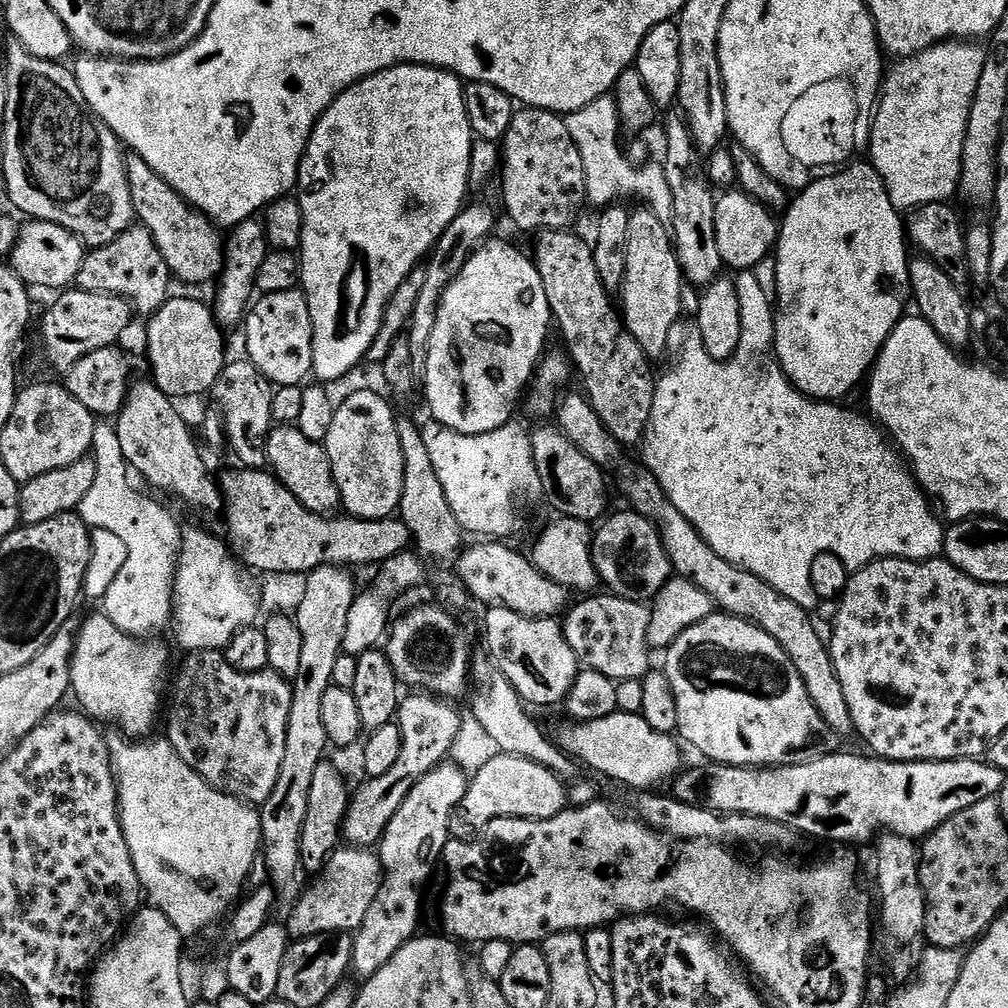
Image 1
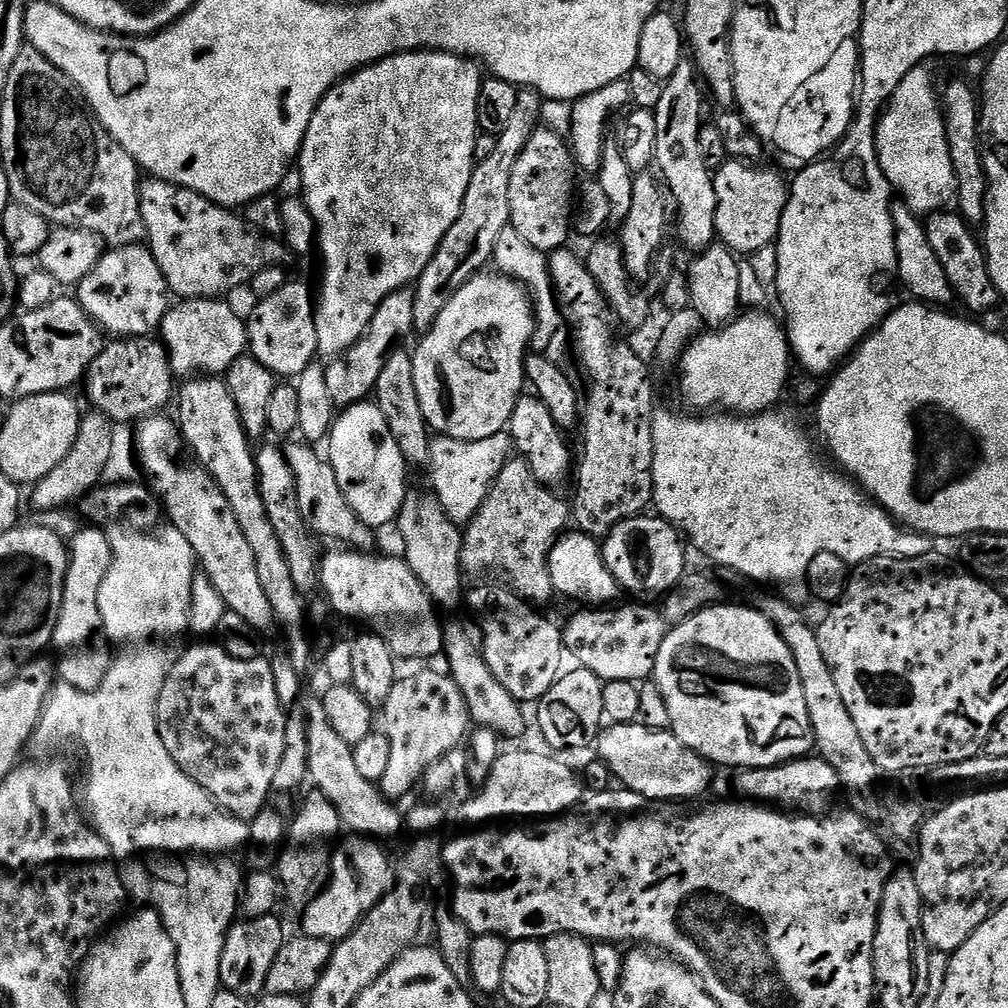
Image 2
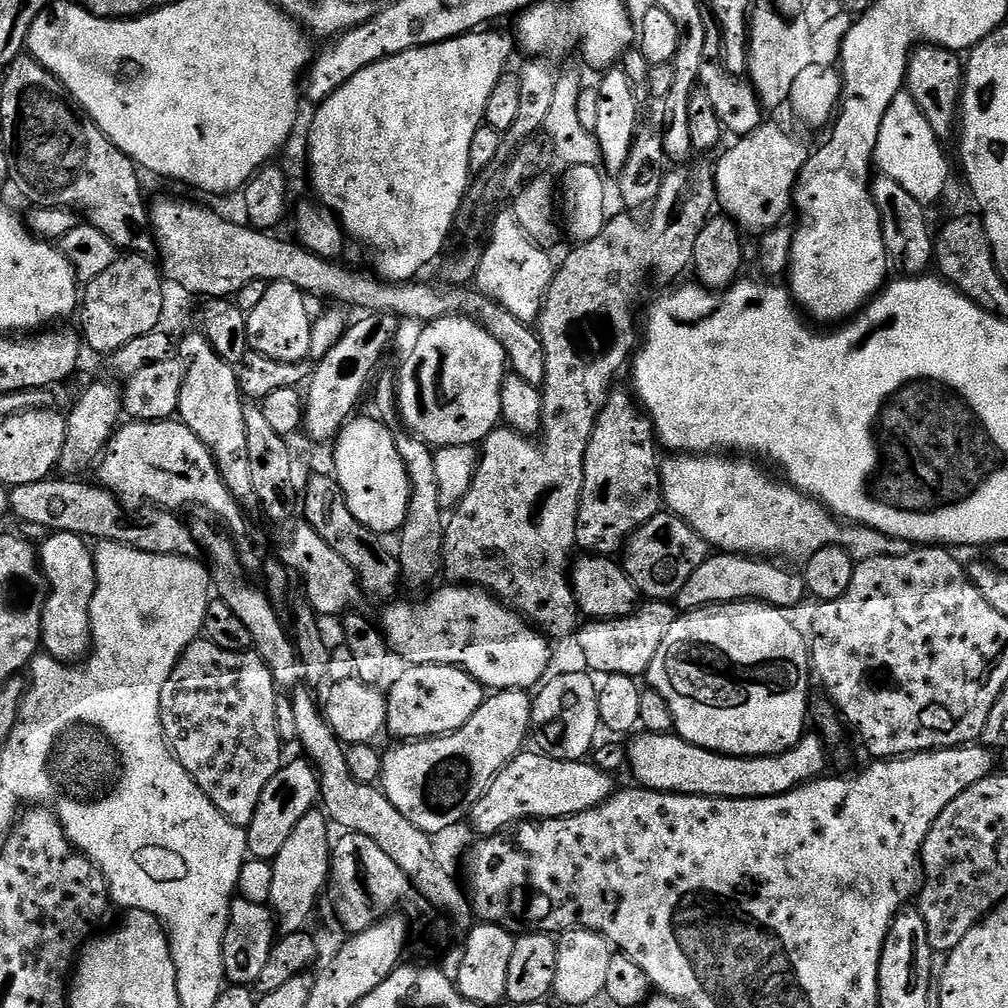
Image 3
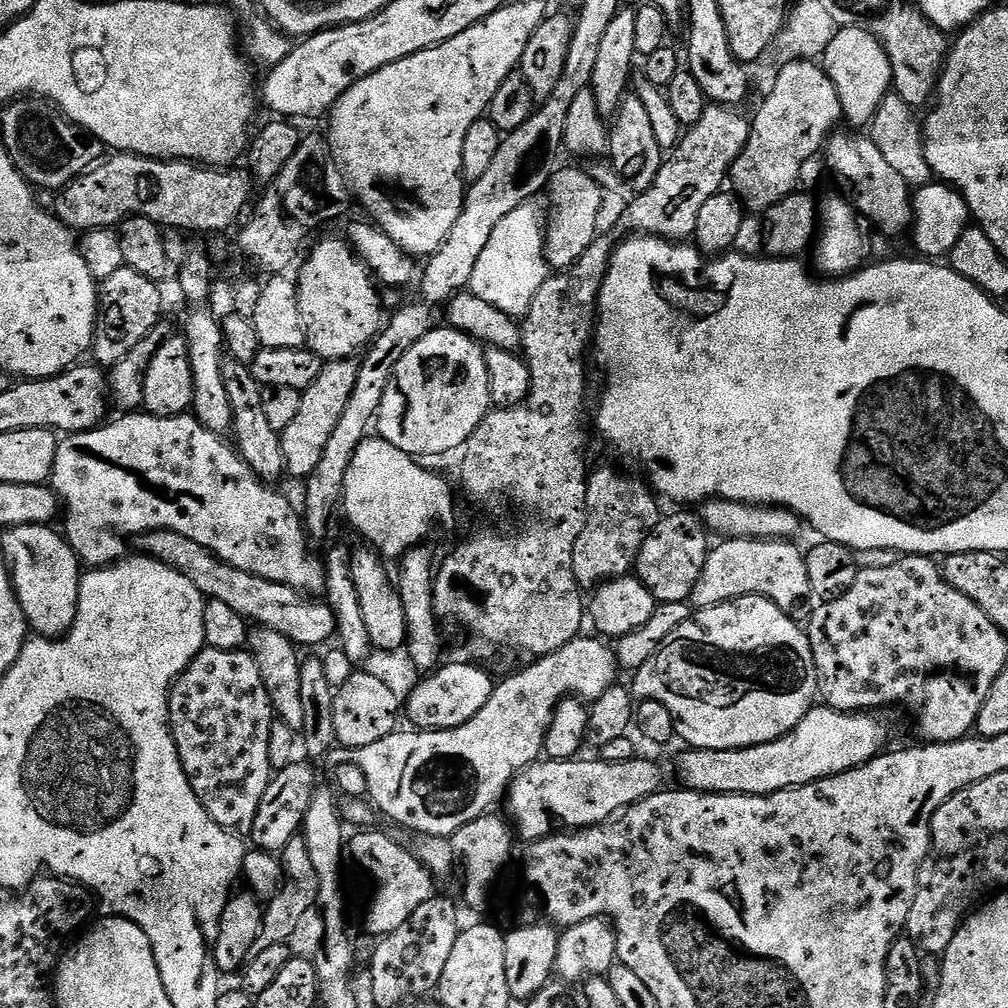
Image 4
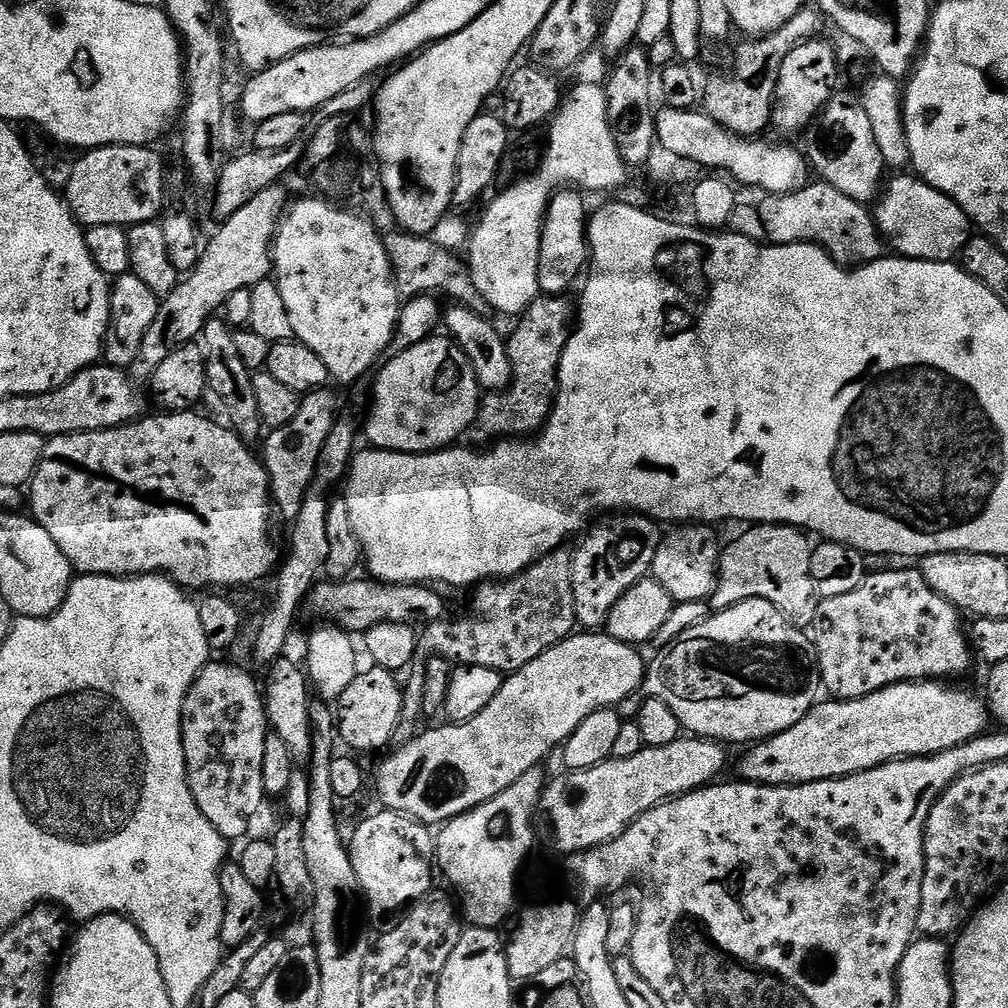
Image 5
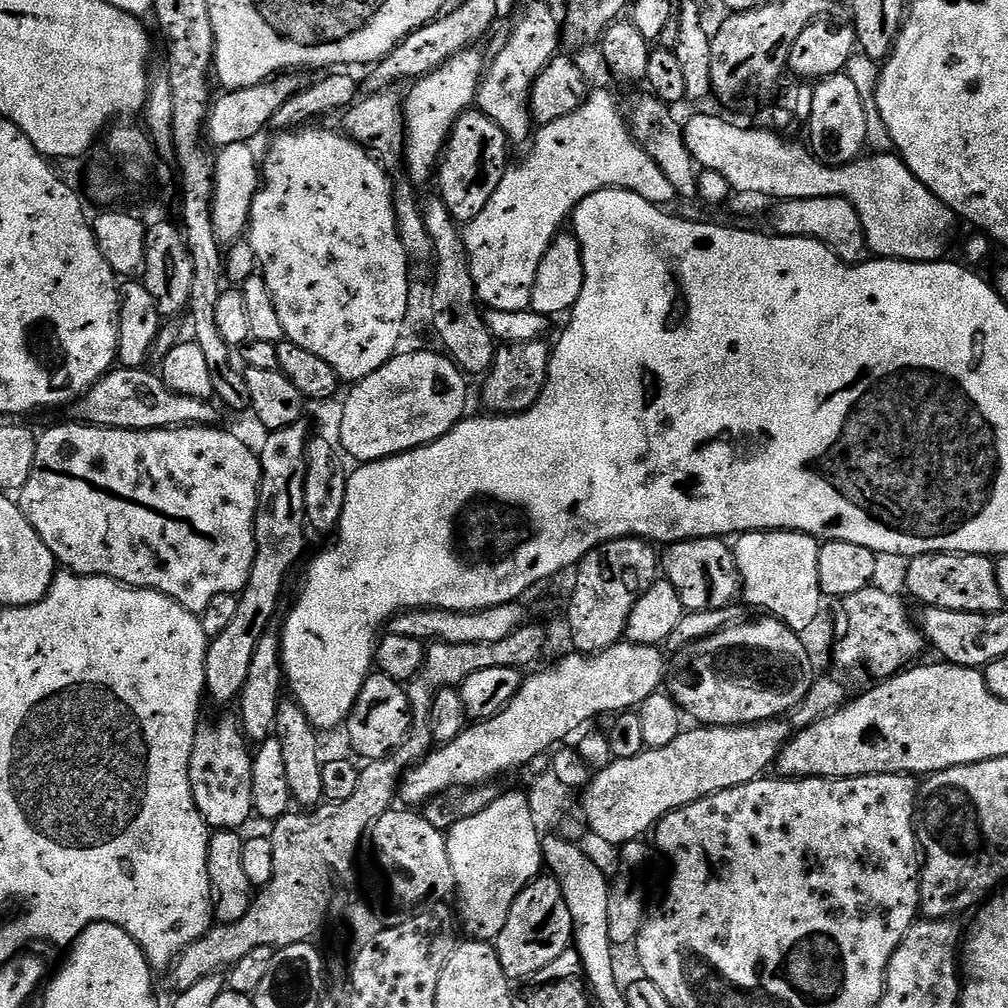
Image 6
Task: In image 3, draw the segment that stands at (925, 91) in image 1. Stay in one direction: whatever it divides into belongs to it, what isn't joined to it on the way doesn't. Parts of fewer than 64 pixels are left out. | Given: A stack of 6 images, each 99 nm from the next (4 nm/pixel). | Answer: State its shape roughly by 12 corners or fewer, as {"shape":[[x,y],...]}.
{"shape":[[902,91],[874,164],[931,206],[948,188],[942,141]]}

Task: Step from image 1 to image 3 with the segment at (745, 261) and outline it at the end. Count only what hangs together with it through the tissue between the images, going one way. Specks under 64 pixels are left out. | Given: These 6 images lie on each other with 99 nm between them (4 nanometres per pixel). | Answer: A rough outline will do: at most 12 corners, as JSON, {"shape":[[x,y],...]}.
{"shape":[[771,122],[714,167],[737,228],[785,223],[810,148]]}

